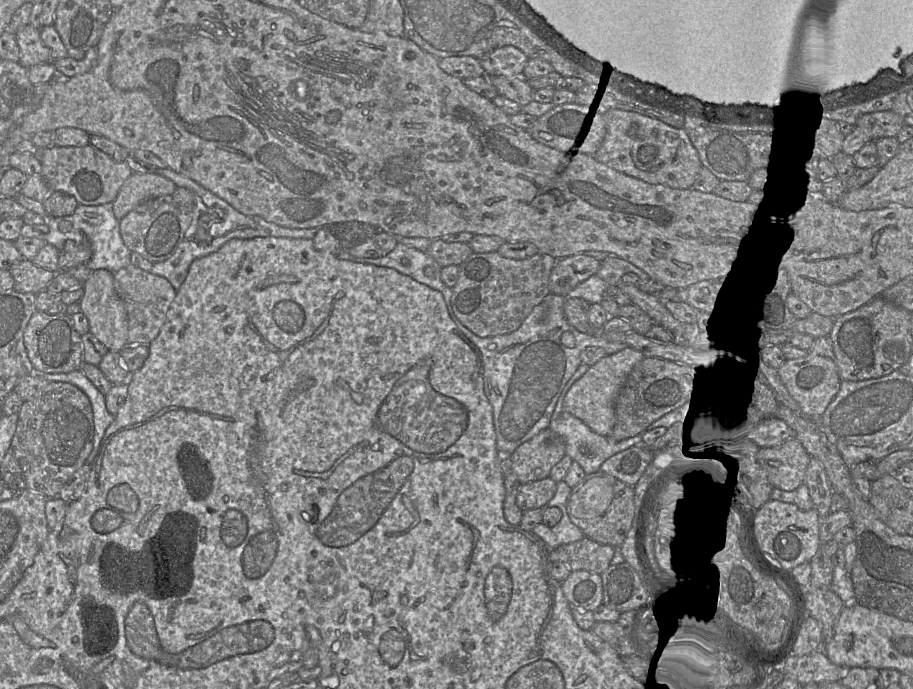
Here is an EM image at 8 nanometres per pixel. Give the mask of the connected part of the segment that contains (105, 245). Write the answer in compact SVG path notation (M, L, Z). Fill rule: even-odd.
M113 203L101 205L82 205L78 204L72 215L63 217L48 217L47 225L49 232L45 235L44 240L59 251L63 250L67 240L72 240L76 244L89 242L92 248L92 257L86 264L90 270L106 269L113 274L122 268L131 264L131 250L125 245L121 232L120 221L114 215ZM63 221L69 221L72 224L71 230L62 232L59 224Z

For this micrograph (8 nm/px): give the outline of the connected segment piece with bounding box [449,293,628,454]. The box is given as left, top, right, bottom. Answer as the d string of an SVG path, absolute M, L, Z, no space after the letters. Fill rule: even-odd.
M549 293L533 308L521 326L504 335L480 337L465 327L449 309L459 330L476 346L481 359L484 394L492 406L497 449L513 453L518 446L549 428L559 395L581 364L580 355L588 347L601 347L607 355L626 347L601 338L597 333L587 334L571 326L563 311L567 297ZM570 331L575 337L572 348L561 342L563 332Z

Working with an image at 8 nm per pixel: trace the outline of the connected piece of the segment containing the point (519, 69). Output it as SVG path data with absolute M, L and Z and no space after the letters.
M512 46L497 48L477 59L488 77L521 77L529 60Z

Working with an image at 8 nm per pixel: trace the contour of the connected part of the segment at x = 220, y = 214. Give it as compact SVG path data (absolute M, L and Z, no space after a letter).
M166 167L161 168L161 175L173 181L178 187L185 187L195 194L195 207L192 222L186 232L185 239L176 251L166 260L153 263L150 270L155 275L166 278L177 291L184 282L191 263L217 251L231 239L252 239L256 237L285 237L313 239L318 228L288 228L267 221L260 216L245 215L233 208L196 181Z

